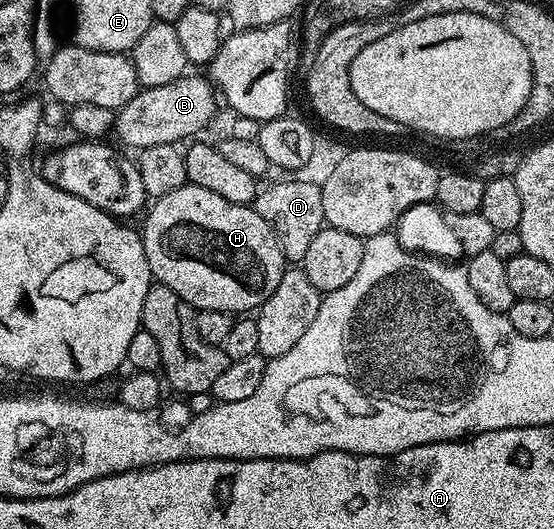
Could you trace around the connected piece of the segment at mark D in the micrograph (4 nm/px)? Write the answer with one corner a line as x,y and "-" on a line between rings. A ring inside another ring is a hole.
285,178
289,180
277,180
260,189
257,199
253,201
252,208
271,226
279,246
283,250
286,261
290,265
300,265
302,258
307,254
315,234
326,227
323,214
323,194
321,184
313,180
293,180
297,178

